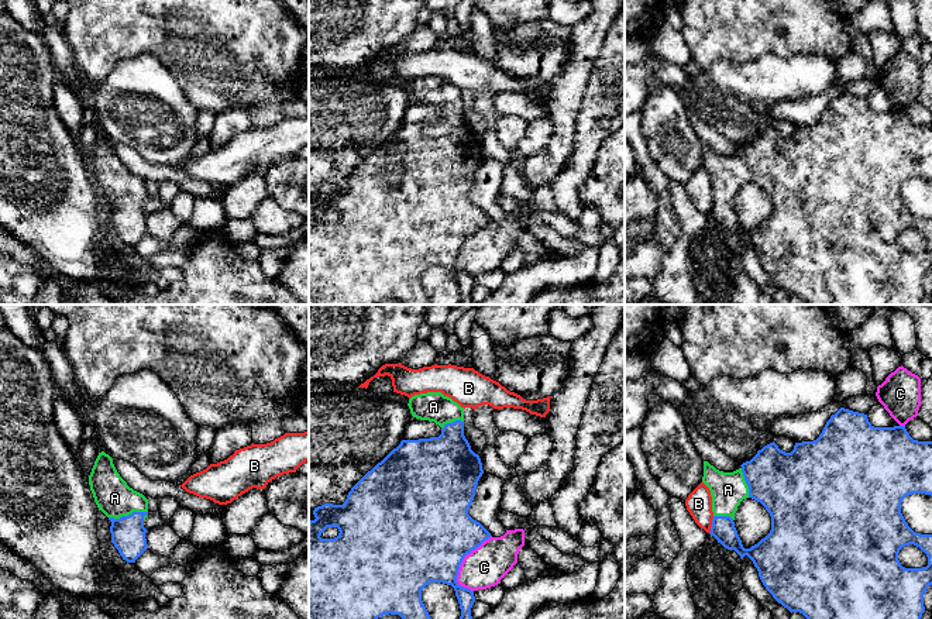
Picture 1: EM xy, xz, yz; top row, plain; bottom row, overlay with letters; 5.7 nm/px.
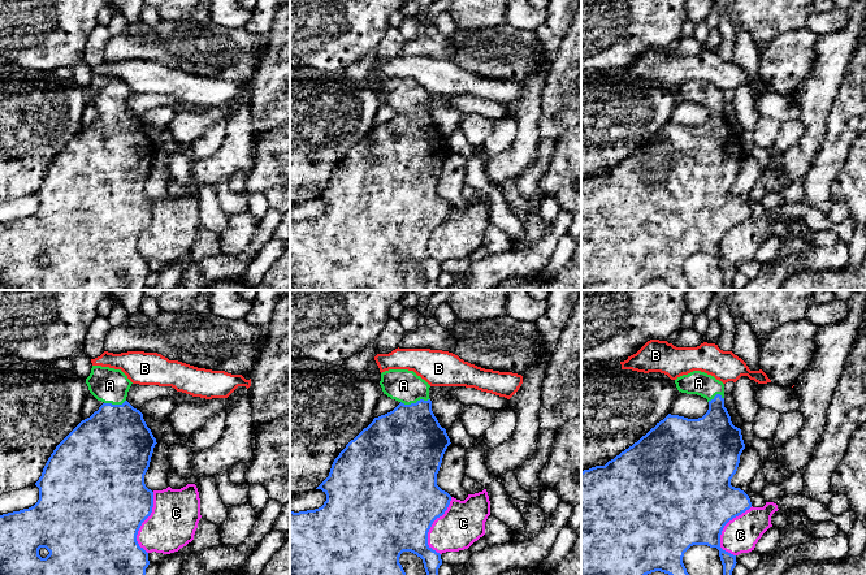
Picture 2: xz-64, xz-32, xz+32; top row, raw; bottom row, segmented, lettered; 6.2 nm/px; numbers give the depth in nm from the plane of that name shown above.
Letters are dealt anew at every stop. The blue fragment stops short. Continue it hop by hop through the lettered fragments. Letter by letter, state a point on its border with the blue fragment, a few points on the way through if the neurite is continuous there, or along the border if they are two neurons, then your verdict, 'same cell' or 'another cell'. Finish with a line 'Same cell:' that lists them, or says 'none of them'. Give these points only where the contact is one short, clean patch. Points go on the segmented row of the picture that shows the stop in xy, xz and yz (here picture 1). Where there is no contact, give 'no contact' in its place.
A: meets blue in xy at (129, 515); same cell
B: meets blue in yz at (712, 525); border along yz (714, 516), (709, 533); another cell
C: meets blue in xz at (463, 559); another cell
Same cell: A

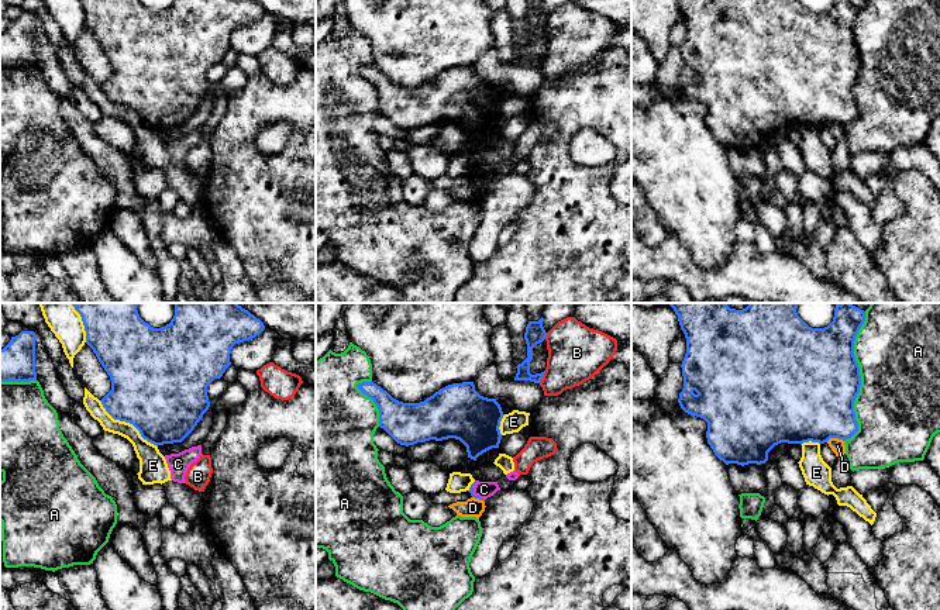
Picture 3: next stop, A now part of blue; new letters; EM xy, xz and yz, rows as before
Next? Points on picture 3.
A: meets blue in yz at (860, 378); another cell
B: meets blue in xz at (541, 376); another cell
C: meets blue in xz at (472, 493); border along xz (475, 481), (474, 493), (485, 499); another cell
D: meets blue in yz at (835, 437); border along yz (843, 440), (829, 438), (826, 441); another cell
E: meets blue in xy at (127, 421); another cell
Same cell: none of them

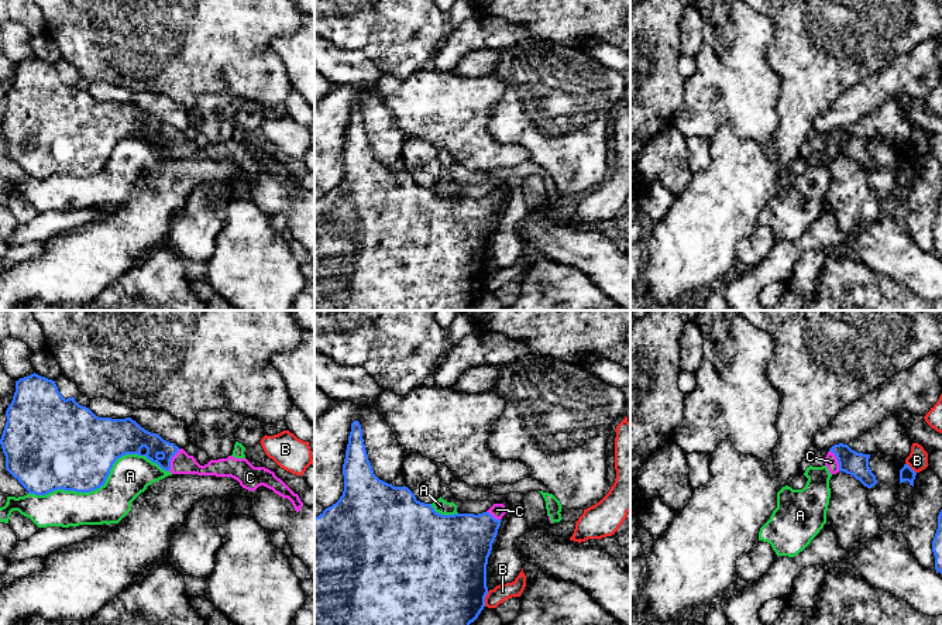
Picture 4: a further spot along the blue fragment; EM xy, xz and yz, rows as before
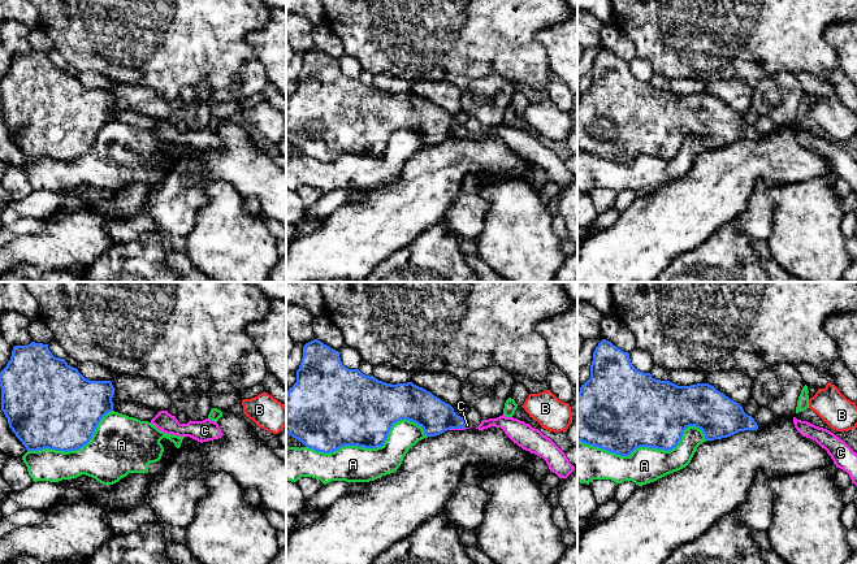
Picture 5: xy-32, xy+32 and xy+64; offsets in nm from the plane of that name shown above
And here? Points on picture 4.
A: meets blue in xy at (102, 484); another cell
B: meets blue in xz at (484, 598); another cell
C: meets blue in xy at (171, 459); runs through xy (133, 438), (153, 442), (171, 459), (182, 463); same cell
Same cell: C

